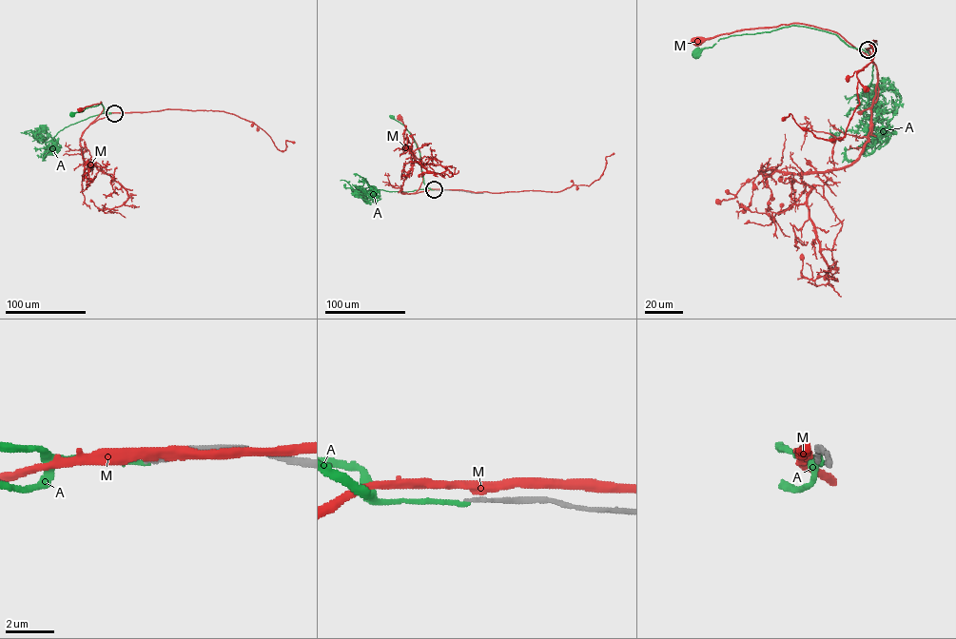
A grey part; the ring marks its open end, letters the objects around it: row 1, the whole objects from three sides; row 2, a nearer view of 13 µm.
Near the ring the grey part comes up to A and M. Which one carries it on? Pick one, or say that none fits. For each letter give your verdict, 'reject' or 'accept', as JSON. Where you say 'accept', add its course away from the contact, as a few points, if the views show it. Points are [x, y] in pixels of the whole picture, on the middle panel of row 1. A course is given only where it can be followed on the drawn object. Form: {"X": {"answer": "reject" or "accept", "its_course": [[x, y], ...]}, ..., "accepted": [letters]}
{"A": {"answer": "accept", "its_course": [[434, 189], [423, 183], [419, 153], [413, 138], [392, 117]]}, "M": {"answer": "reject"}, "accepted": ["A"]}

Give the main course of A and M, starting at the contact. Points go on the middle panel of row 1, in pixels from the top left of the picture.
A: (434, 189), (423, 183), (419, 153), (413, 138), (392, 117)
M: (435, 189), (410, 194), (419, 188), (422, 181), (419, 152), (399, 117)

